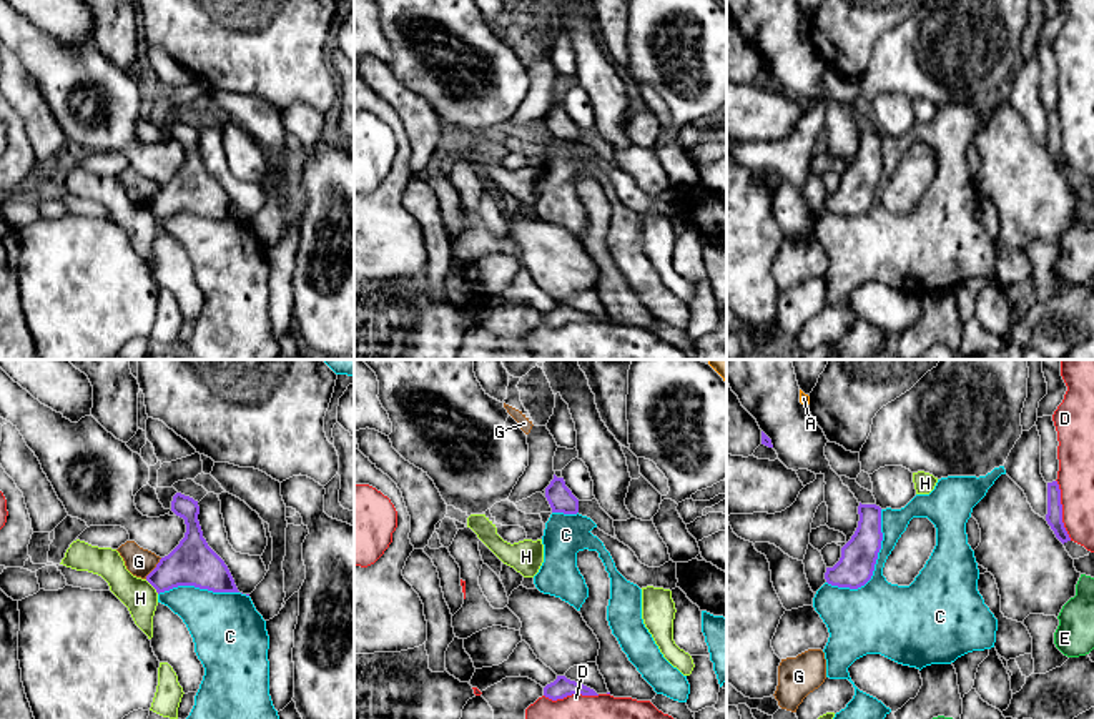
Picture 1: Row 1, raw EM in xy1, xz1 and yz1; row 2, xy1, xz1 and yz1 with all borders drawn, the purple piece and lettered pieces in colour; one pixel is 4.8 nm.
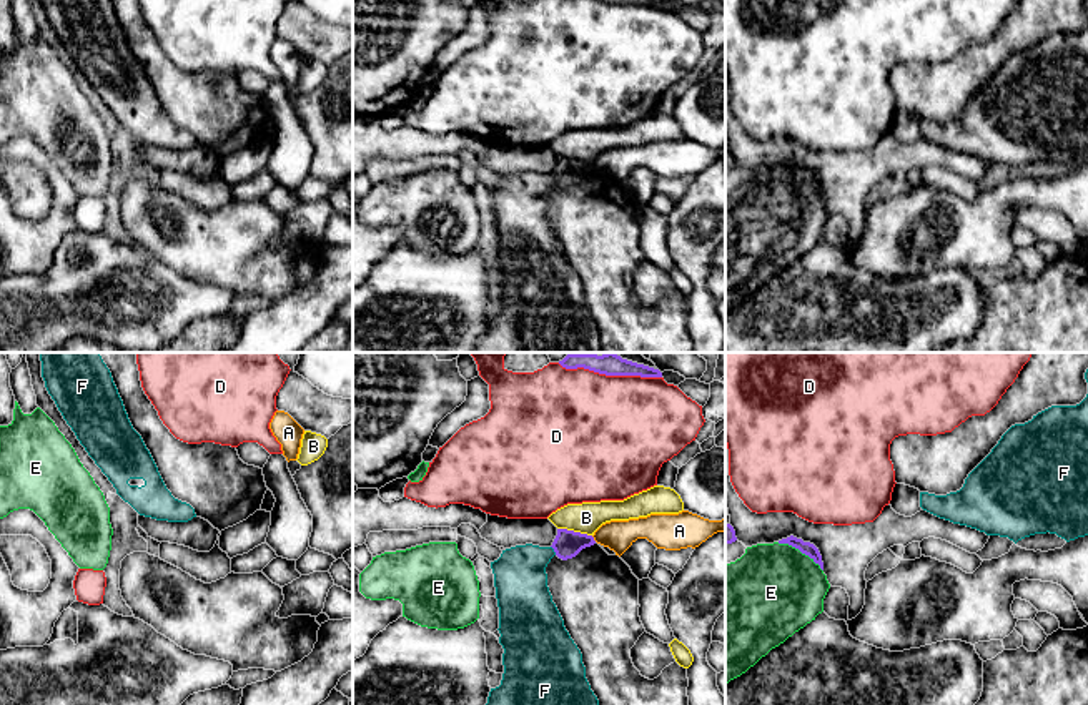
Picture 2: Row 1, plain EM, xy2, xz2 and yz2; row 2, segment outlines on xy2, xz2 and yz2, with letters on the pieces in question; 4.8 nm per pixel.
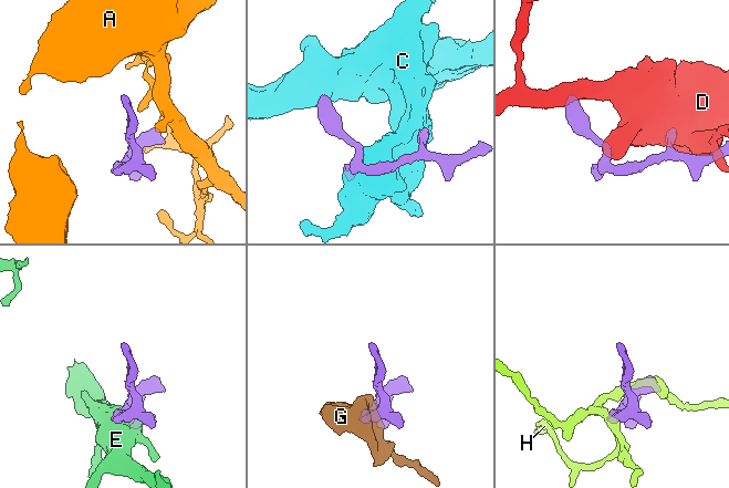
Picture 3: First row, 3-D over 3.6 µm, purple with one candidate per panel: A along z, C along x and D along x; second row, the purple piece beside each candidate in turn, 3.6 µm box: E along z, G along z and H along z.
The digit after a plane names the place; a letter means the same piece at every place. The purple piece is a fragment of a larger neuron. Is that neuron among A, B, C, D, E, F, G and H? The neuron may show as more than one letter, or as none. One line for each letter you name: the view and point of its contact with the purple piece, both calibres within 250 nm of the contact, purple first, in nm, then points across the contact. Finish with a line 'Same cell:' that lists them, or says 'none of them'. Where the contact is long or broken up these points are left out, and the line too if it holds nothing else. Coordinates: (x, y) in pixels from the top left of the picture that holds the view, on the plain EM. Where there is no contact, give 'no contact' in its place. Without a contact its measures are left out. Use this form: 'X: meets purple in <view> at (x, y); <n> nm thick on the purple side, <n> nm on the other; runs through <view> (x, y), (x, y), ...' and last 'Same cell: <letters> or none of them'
F: meets purple in xz2 at (554, 178); 140 nm thick on the purple side, 260 nm on the other; runs through xz2 (568, 172), (554, 178), (534, 187), (519, 202)
Same cell: F

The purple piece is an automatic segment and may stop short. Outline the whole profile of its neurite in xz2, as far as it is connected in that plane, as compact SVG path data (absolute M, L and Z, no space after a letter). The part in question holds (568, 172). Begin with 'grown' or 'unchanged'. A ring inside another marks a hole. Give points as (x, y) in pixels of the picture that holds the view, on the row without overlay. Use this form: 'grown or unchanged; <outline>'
grown; M557 156L551 175L516 173L491 190L504 301L474 352L604 352L546 201L554 183L567 188L594 171L592 163Z

